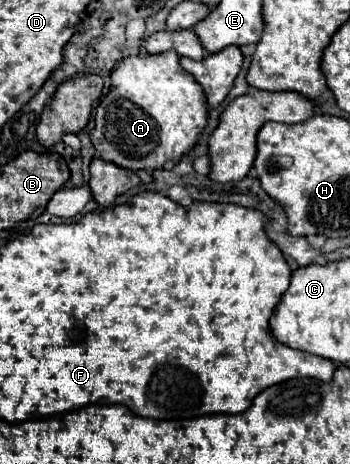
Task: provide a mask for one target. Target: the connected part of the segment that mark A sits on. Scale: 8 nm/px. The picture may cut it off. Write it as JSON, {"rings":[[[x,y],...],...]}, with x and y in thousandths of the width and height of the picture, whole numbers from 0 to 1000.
{"rings":[[[474,110],[457,119],[423,123],[360,123],[331,136],[314,157],[320,183],[314,200],[286,213],[274,231],[269,278],[257,287],[263,313],[274,317],[274,334],[297,347],[320,347],[360,364],[457,364],[474,347],[514,347],[531,325],[543,325],[560,304],[566,287],[583,282],[594,256],[594,226],[577,188],[543,157],[531,157],[514,140],[514,119],[497,110]]]}

